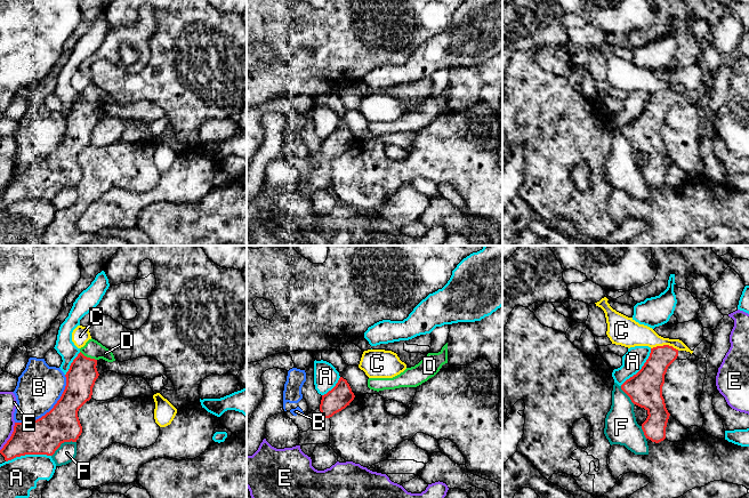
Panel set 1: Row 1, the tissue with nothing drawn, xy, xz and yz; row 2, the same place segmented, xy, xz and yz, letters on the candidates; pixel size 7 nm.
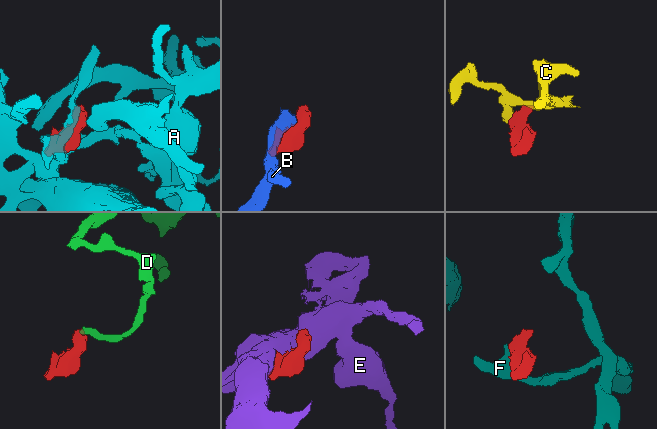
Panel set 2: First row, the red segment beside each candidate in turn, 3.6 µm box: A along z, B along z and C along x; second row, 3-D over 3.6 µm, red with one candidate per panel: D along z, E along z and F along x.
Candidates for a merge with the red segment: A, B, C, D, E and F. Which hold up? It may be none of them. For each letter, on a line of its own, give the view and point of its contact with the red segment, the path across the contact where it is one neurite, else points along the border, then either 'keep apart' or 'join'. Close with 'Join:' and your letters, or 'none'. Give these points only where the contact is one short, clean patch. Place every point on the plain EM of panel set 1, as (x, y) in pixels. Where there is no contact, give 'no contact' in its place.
A: xy (27, 198) | keep apart
B: xy (50, 154) | keep apart
C: yz (665, 89) | along yz (651, 91), (668, 89), (678, 94) | keep apart
D: xy (88, 102) | along xy (80, 95), (96, 104) | keep apart
E: xy (10, 181) | along xy (15, 167), (10, 182), (0, 194) | keep apart
F: xy (62, 186) | keep apart
Join: none

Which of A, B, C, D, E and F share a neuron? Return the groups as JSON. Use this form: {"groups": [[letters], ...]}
{"groups": [["A"], ["B", "C"], ["D"], ["E"], ["F"]]}

